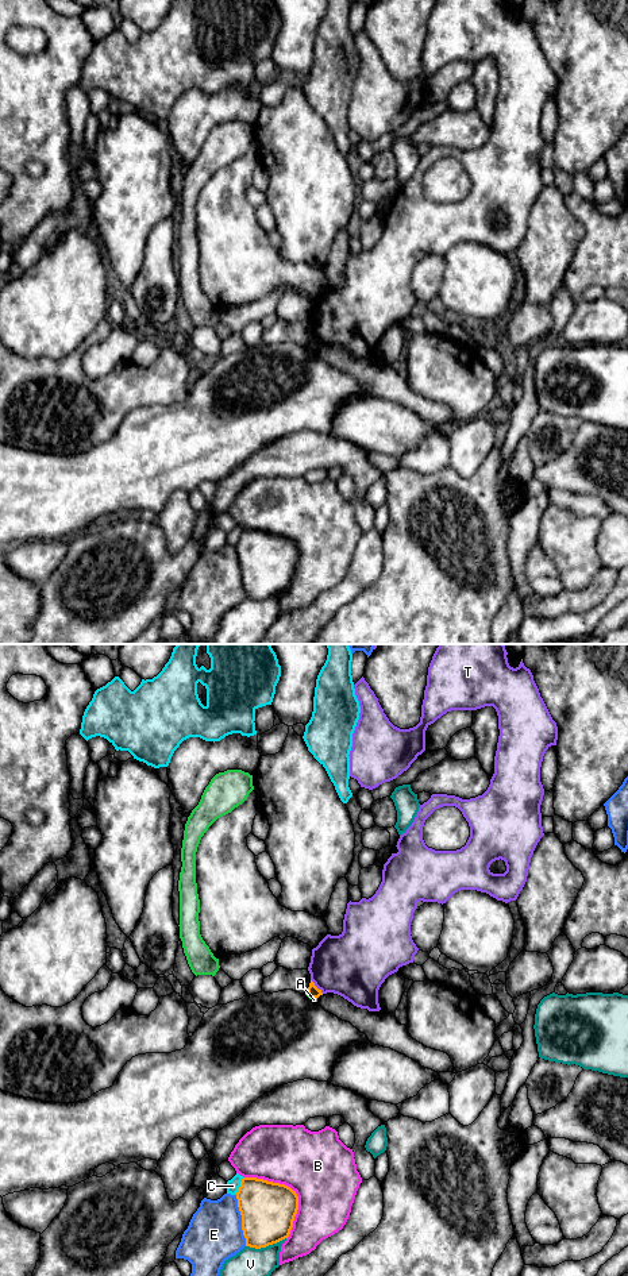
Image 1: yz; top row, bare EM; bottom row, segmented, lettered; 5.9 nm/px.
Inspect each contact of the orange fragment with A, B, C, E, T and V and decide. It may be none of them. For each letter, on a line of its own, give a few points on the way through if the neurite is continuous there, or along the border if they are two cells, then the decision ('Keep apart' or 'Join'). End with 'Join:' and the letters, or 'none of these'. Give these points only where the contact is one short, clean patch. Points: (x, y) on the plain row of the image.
A: Boundary: yz (305, 344), (316, 351). Keep apart
B: Keep apart
C: Keep apart
E: Keep apart
T: Keep apart
V: Keep apart
Join: none of these

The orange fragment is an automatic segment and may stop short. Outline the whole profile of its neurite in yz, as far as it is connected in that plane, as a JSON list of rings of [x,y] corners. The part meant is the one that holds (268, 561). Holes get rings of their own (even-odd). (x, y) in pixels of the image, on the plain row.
[[[243,529],[236,551],[246,598],[261,601],[289,589],[298,562],[298,548],[290,539]]]

